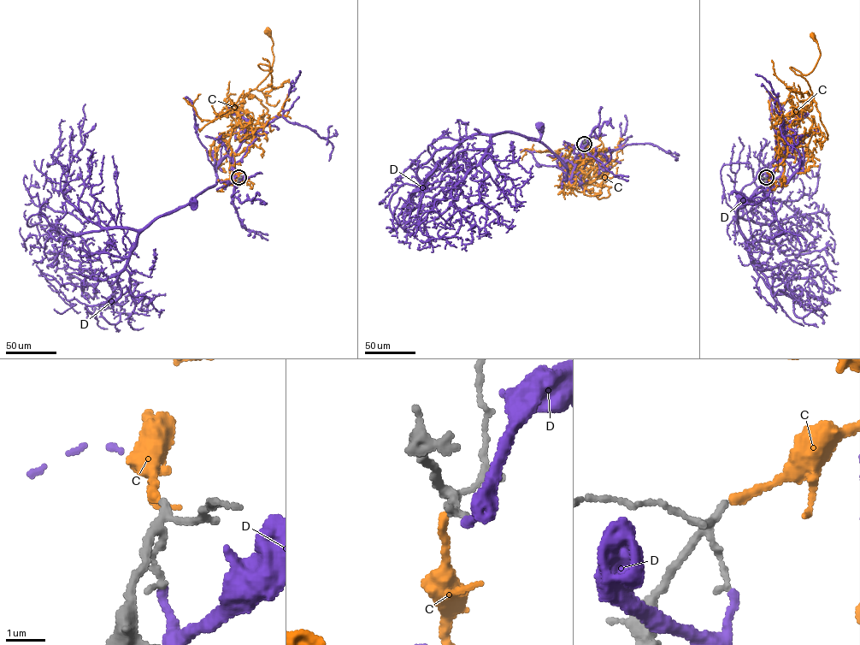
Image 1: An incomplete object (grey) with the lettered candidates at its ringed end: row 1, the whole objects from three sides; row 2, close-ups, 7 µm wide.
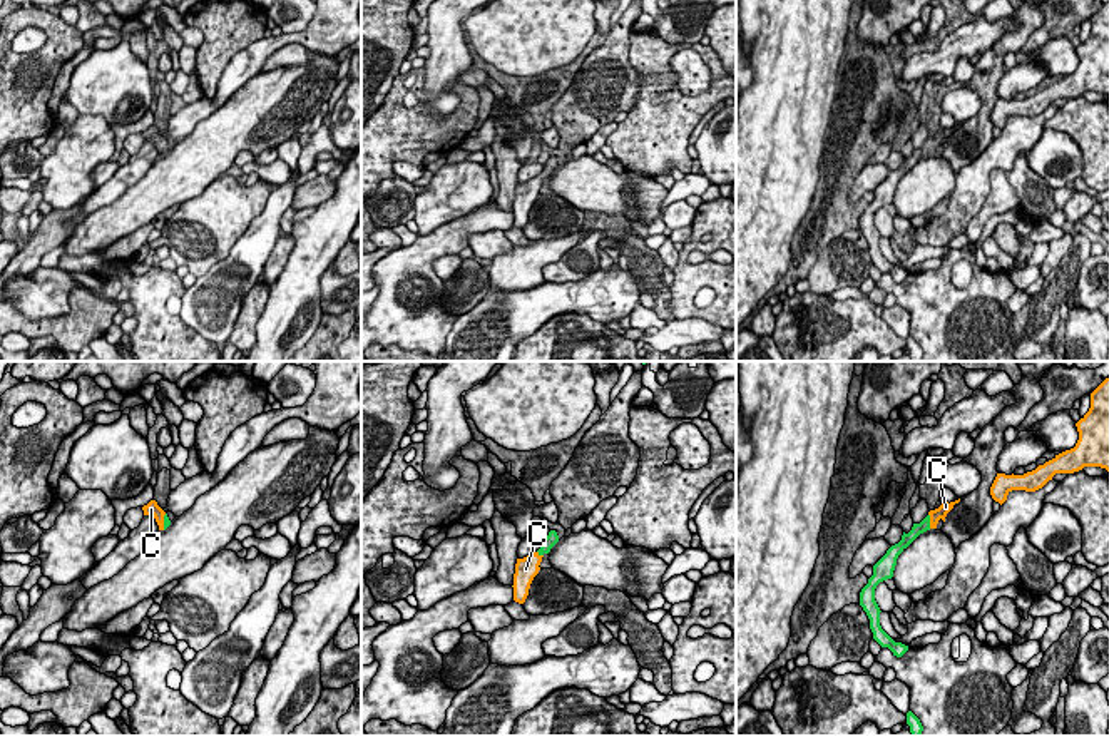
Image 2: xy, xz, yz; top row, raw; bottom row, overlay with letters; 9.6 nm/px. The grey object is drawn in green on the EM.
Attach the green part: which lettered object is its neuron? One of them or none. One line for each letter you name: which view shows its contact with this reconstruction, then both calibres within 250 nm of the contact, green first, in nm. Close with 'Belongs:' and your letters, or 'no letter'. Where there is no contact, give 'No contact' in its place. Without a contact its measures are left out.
C: Touches green in yz. Thickness 120 nm (green) against 120 nm
Belongs: C

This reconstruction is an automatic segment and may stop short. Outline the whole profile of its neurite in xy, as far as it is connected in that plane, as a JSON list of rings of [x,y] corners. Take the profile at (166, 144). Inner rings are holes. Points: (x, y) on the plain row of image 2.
[[[151,125],[142,132],[144,141],[152,141],[159,151],[159,156],[166,156],[171,151],[167,139],[157,130],[156,125]]]

